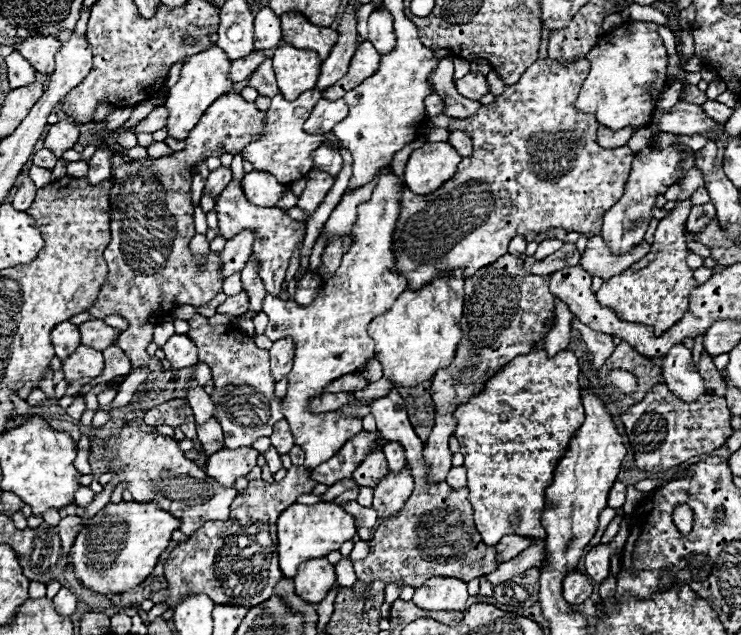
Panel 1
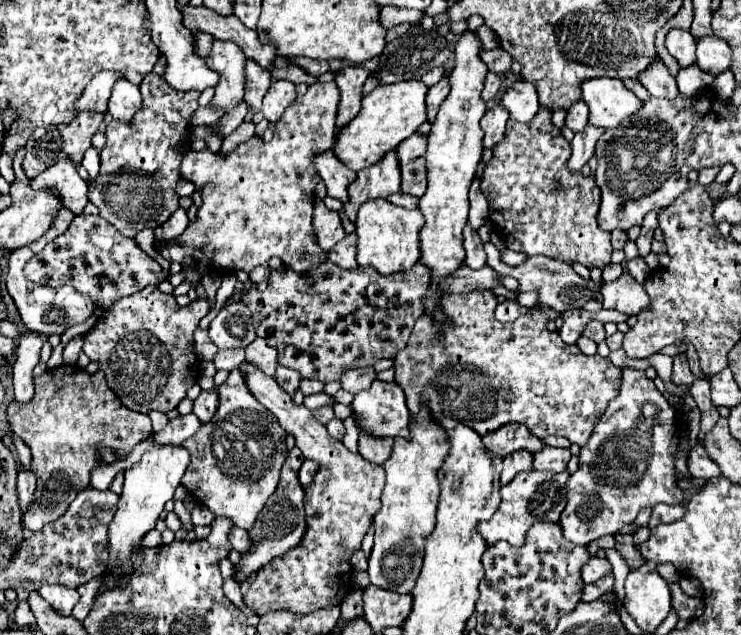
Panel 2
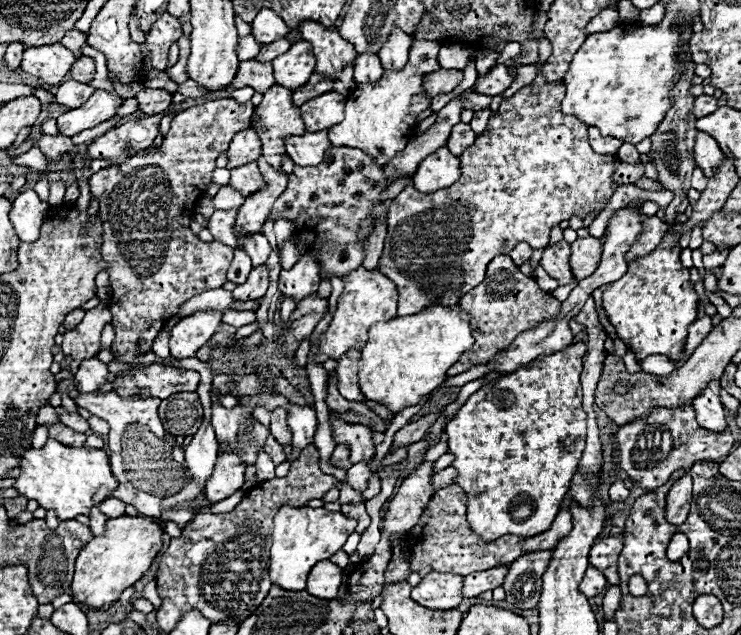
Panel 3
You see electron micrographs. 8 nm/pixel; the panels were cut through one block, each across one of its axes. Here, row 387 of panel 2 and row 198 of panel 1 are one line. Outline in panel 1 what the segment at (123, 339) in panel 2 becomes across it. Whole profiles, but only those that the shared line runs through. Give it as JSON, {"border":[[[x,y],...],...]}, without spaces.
{"border":[[[224,94],[206,110],[206,114],[200,118],[200,122],[190,130],[190,136],[186,138],[186,148],[182,152],[172,152],[162,158],[142,158],[142,160],[130,160],[126,162],[122,154],[112,156],[112,188],[110,188],[110,232],[112,232],[112,242],[108,244],[108,250],[104,252],[104,258],[108,262],[108,276],[106,282],[96,298],[96,302],[88,308],[92,318],[104,318],[108,314],[120,314],[128,320],[128,328],[118,334],[114,346],[120,348],[122,352],[130,358],[132,370],[148,366],[148,378],[138,386],[136,396],[144,398],[150,396],[150,390],[154,386],[154,380],[162,376],[162,364],[158,358],[146,354],[146,346],[152,342],[154,328],[168,318],[174,308],[182,304],[192,304],[192,306],[204,306],[208,304],[216,294],[222,292],[222,254],[220,252],[208,252],[206,262],[200,268],[196,264],[196,256],[190,250],[190,240],[194,236],[194,206],[190,200],[190,186],[192,186],[192,176],[194,168],[200,160],[208,158],[210,154],[224,154],[228,150],[242,152],[242,148],[254,140],[254,136],[262,130],[264,126],[264,112],[260,112],[254,102],[242,100],[240,94]]]}

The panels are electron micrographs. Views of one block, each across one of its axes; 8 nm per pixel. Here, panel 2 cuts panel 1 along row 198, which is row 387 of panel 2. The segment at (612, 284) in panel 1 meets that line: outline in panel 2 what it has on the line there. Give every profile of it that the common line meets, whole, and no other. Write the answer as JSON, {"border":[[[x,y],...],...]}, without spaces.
{"border":[[[684,352],[678,354],[678,356],[674,356],[672,382],[674,382],[676,386],[686,386],[686,388],[690,388],[692,382],[694,382],[694,376],[692,376],[692,372],[690,372],[690,368],[688,368],[688,358],[686,358]]]}

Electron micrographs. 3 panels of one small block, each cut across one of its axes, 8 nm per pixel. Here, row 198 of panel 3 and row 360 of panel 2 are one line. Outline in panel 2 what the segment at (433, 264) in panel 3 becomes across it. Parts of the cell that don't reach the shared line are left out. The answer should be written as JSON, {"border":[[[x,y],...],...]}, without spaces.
{"border":[[[472,290],[468,294],[456,296],[448,294],[442,296],[440,304],[450,324],[432,334],[432,318],[430,314],[422,314],[416,320],[406,348],[400,350],[394,358],[394,382],[402,386],[412,418],[424,404],[444,430],[452,430],[454,426],[464,424],[484,436],[498,430],[498,426],[504,426],[506,422],[522,422],[538,438],[556,434],[578,446],[586,444],[586,438],[592,434],[608,402],[618,394],[618,378],[622,372],[620,368],[616,368],[608,358],[586,356],[578,346],[568,346],[558,334],[548,332],[547,322],[555,321],[560,316],[555,310],[530,308],[516,322],[502,324],[494,318],[496,296],[490,290]]]}

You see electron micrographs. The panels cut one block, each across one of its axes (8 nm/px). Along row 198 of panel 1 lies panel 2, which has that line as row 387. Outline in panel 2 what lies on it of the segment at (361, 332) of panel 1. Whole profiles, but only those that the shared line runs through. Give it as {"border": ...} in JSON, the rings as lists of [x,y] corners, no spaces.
{"border":[[[374,380],[372,386],[368,390],[362,390],[354,396],[352,404],[350,404],[354,418],[358,422],[358,426],[362,426],[362,430],[368,436],[378,436],[378,438],[410,438],[410,412],[406,408],[406,400],[404,400],[404,392],[396,382],[382,382],[382,380]]]}

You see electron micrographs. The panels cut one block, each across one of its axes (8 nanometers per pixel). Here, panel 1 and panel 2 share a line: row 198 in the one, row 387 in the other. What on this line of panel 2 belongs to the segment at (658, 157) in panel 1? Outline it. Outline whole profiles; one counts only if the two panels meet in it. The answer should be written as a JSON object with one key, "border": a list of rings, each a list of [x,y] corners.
{"border":[[[624,368],[618,396],[608,404],[604,416],[594,426],[592,436],[580,448],[580,466],[568,480],[568,504],[558,522],[562,526],[564,538],[578,546],[588,546],[600,536],[616,534],[624,524],[634,522],[644,506],[656,506],[660,502],[672,506],[682,504],[684,494],[676,486],[674,476],[674,454],[680,444],[678,430],[680,422],[676,420],[676,412],[656,390],[654,382],[648,380],[642,370]]]}

